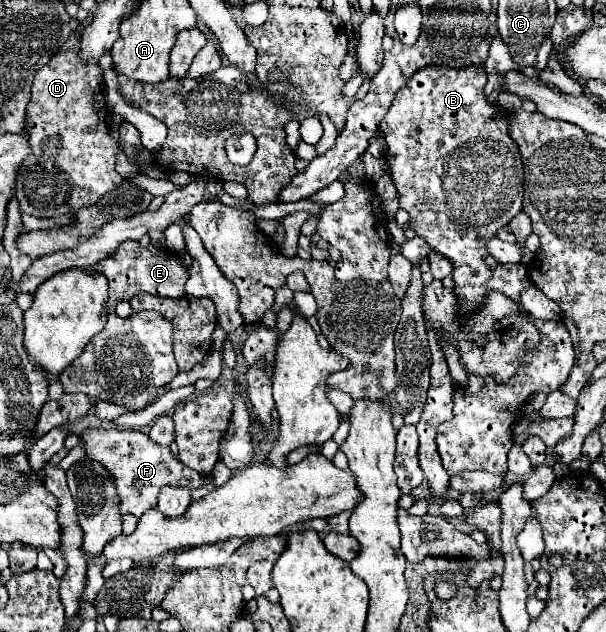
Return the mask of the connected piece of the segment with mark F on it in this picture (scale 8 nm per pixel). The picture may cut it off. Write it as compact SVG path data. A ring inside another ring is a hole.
M85 428L79 434L79 442L83 442L85 454L91 460L97 460L103 464L103 468L113 478L113 484L119 494L119 512L121 516L133 514L139 518L149 508L157 506L157 496L163 486L183 486L183 488L199 488L205 480L203 474L189 470L185 464L181 464L169 448L161 448L149 440L147 434L139 430L105 430L105 428Z

